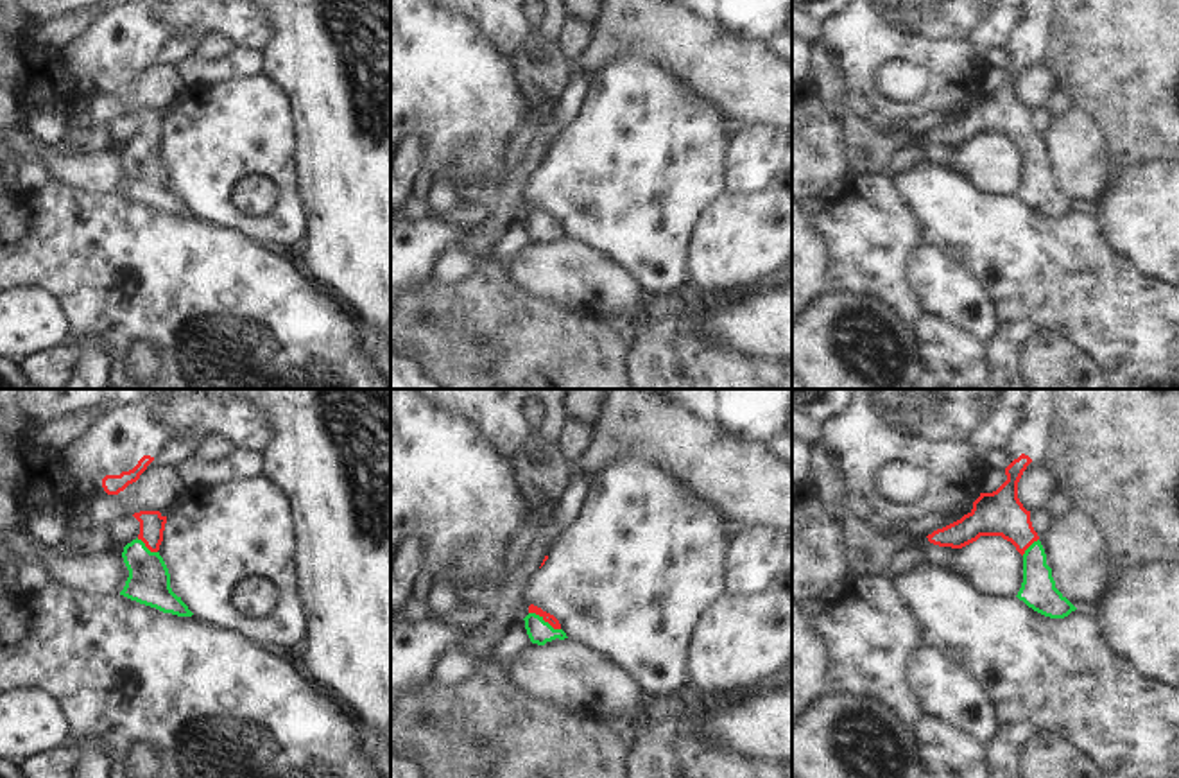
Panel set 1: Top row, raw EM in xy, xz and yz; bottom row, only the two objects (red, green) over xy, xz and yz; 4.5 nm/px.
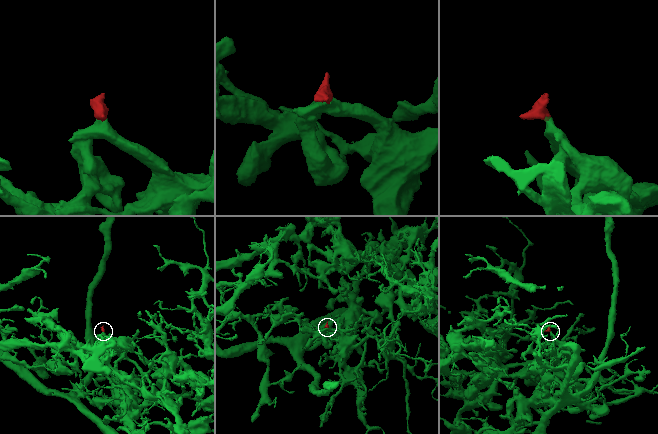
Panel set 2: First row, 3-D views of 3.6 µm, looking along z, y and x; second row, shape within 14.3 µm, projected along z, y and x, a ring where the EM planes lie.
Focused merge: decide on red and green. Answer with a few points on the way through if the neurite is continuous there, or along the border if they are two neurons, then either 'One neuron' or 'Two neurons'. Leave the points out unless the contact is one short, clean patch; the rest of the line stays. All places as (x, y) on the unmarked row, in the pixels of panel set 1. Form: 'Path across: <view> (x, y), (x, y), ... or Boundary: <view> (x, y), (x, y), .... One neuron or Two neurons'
Path across: xz (547, 216), (545, 219), (540, 230). One neuron.

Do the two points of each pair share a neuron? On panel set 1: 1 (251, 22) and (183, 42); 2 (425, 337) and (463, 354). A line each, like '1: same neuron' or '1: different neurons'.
1: different neurons
2: same neuron

